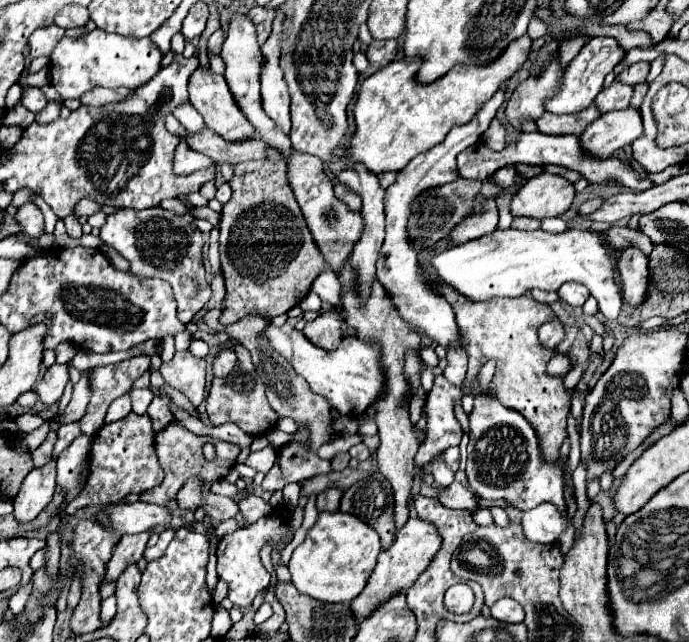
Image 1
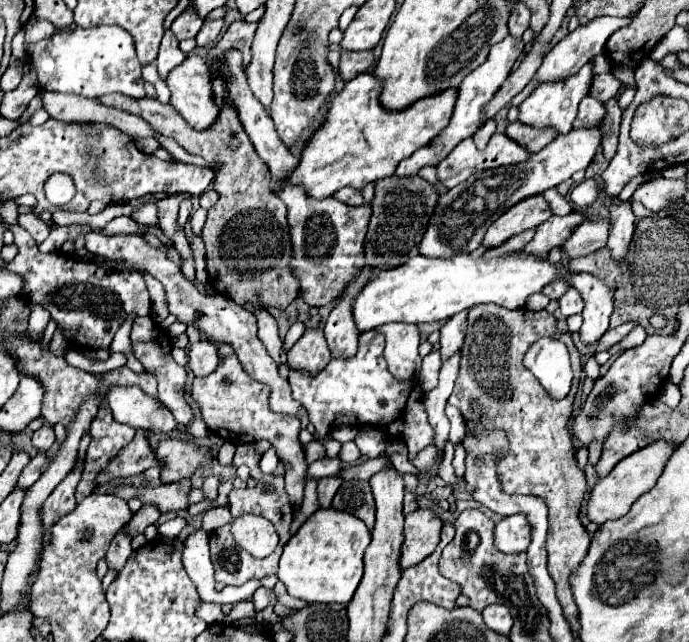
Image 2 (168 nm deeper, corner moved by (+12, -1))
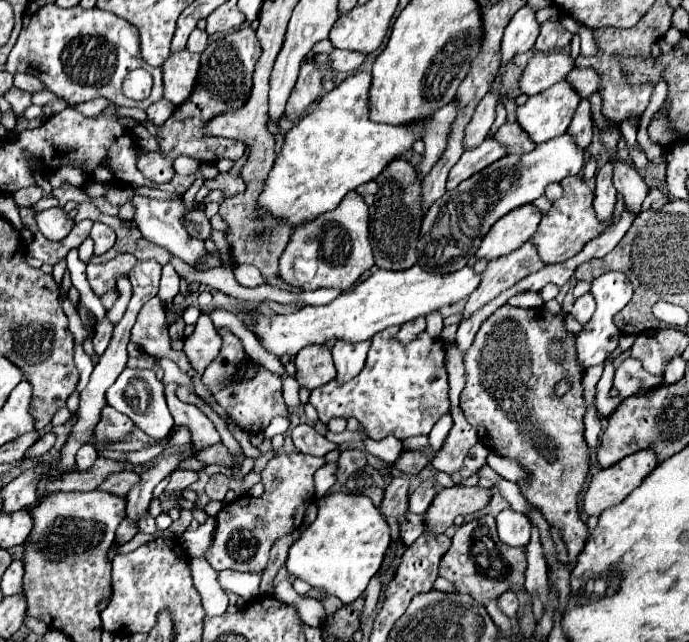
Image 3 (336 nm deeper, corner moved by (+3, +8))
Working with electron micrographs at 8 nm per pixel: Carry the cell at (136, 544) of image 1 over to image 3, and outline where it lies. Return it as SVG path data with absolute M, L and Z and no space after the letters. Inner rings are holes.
M173 471L171 473L171 481L169 485L165 487L165 495L175 495L175 493L181 493L185 487L189 487L193 481L197 481L197 473L195 471Z

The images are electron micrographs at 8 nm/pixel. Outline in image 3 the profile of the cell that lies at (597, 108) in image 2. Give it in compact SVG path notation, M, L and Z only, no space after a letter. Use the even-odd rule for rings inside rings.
M581 99L581 105L577 107L577 113L573 115L573 121L567 129L579 145L587 147L593 139L593 117L591 117L591 103L587 99Z

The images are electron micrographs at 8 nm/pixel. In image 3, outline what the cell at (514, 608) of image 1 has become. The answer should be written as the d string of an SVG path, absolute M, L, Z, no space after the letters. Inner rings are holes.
M503 593L497 599L497 605L501 609L503 615L507 615L509 619L517 619L517 609L519 609L519 597L515 593Z

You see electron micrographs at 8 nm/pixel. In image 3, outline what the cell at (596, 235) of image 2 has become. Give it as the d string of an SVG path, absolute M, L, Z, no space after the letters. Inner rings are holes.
M565 177L561 181L561 187L565 189L565 197L561 201L555 201L549 209L549 213L541 219L537 233L533 235L533 243L537 245L537 253L545 263L561 263L575 253L579 253L589 241L599 237L609 225L613 225L614 219L621 215L621 209L625 209L625 203L619 199L615 205L614 214L607 221L597 219L591 203L593 203L593 191L587 187L587 183L581 177Z

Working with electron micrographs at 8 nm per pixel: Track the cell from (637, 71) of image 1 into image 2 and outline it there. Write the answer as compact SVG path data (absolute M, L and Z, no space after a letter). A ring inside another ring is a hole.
M610 72L598 74L592 78L592 90L588 92L588 96L598 98L600 102L606 102L618 94L618 88L620 88L620 82Z

